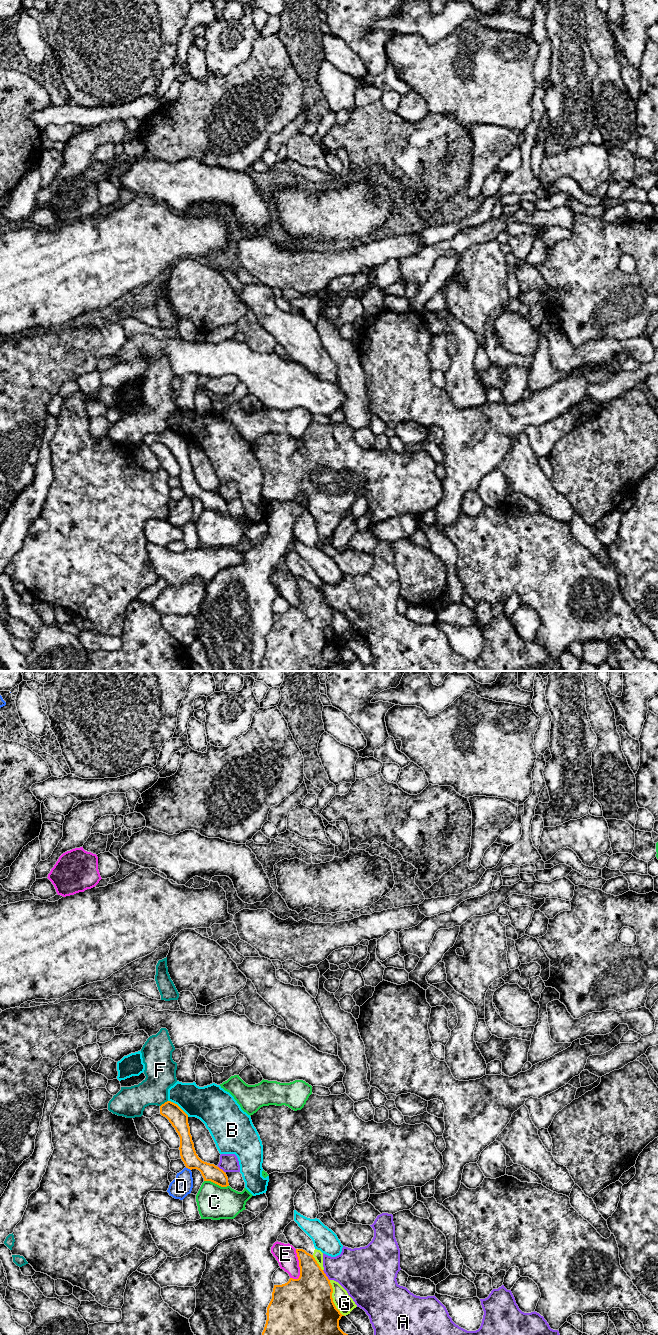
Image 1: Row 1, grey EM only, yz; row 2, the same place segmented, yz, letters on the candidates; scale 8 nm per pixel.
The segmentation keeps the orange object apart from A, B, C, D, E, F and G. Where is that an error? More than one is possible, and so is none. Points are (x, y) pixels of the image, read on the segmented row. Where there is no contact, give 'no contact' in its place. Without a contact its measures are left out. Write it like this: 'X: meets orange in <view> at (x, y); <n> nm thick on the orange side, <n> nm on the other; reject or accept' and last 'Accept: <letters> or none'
A: meets orange in yz at (325, 1275); 380 nm thick on the orange side, 340 nm on the other; reject
B: meets orange in yz at (178, 1106); 150 nm thick on the orange side, 280 nm on the other; reject
C: meets orange in yz at (216, 1183); 140 nm thick on the orange side, 280 nm on the other; reject
D: meets orange in yz at (188, 1168); 140 nm thick on the orange side, 170 nm on the other; reject
E: meets orange in yz at (299, 1266); 340 nm thick on the orange side, 170 nm on the other; reject
F: meets orange in yz at (164, 1103); 150 nm thick on the orange side, 240 nm on the other; reject
G: meets orange in yz at (332, 1298); 460 nm thick on the orange side, 150 nm on the other; reject
Accept: none

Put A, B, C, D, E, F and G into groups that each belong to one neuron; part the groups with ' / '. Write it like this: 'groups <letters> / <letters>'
groups A / B / C / D / E / F / G

